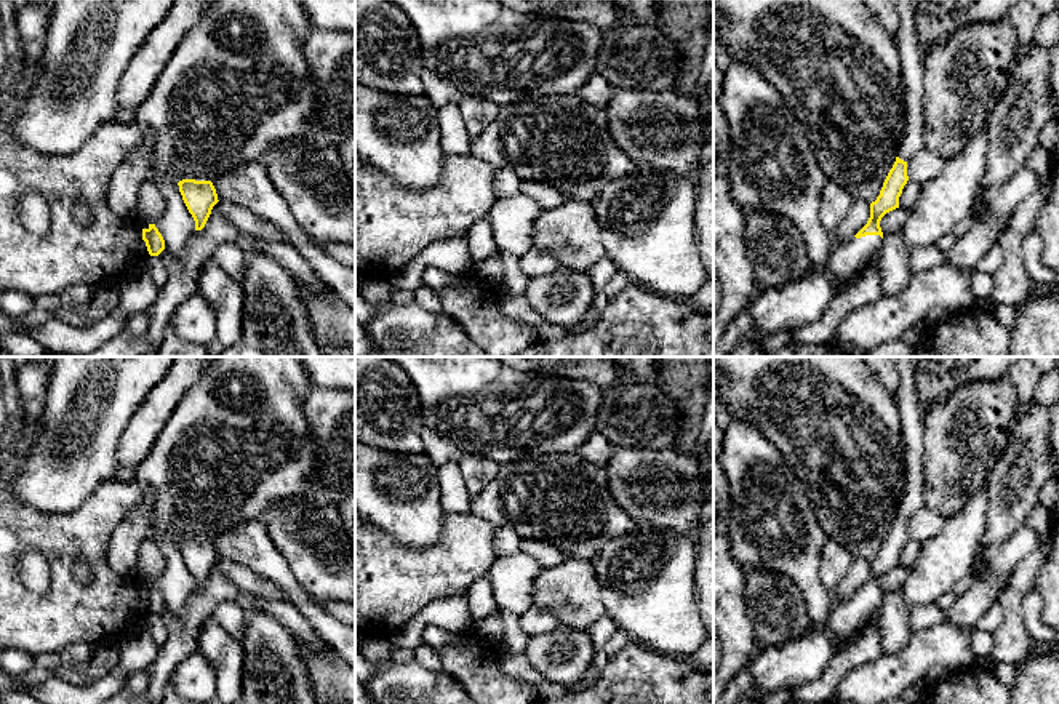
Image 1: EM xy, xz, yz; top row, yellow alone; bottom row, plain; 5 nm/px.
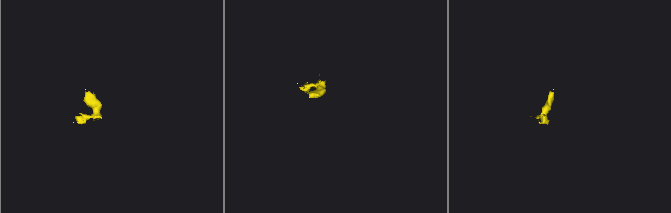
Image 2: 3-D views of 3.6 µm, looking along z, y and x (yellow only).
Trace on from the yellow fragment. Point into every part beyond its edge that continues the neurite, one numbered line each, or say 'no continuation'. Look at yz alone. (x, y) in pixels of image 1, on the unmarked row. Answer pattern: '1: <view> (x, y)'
1: yz (912, 418)
2: yz (847, 618)

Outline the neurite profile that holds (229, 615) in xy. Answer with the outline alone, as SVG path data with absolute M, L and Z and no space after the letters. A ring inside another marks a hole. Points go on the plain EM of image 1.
M227 600L219 603L211 616L242 643L248 613L237 602Z

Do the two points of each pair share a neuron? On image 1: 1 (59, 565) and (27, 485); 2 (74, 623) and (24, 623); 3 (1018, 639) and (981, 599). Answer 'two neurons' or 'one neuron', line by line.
1: two neurons
2: one neuron
3: two neurons

